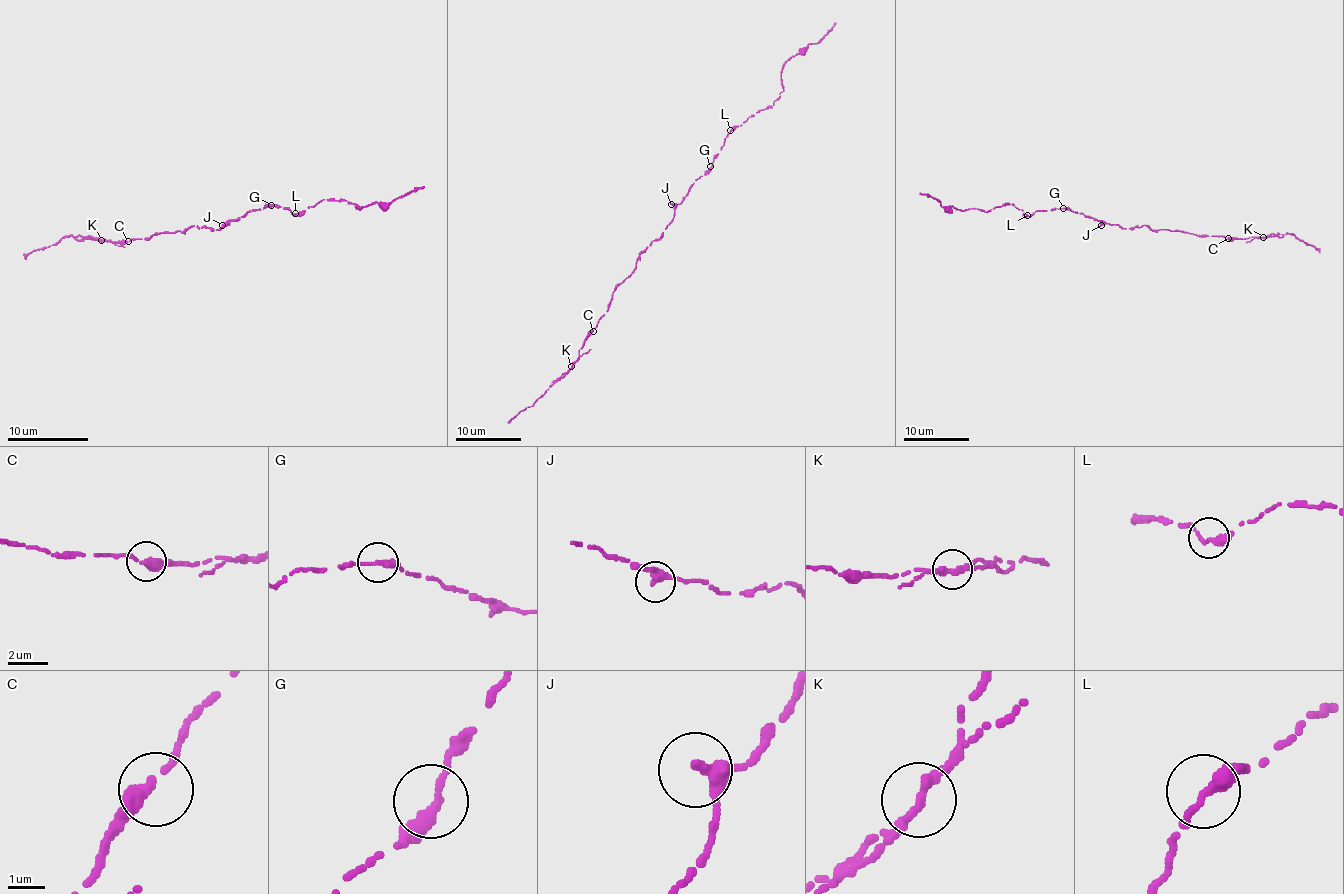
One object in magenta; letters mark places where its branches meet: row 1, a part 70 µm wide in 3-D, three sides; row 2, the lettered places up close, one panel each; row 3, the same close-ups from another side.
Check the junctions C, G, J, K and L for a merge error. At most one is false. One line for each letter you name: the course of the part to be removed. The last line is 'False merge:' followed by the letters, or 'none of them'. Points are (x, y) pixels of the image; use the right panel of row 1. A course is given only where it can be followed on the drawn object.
False merge: none of them

